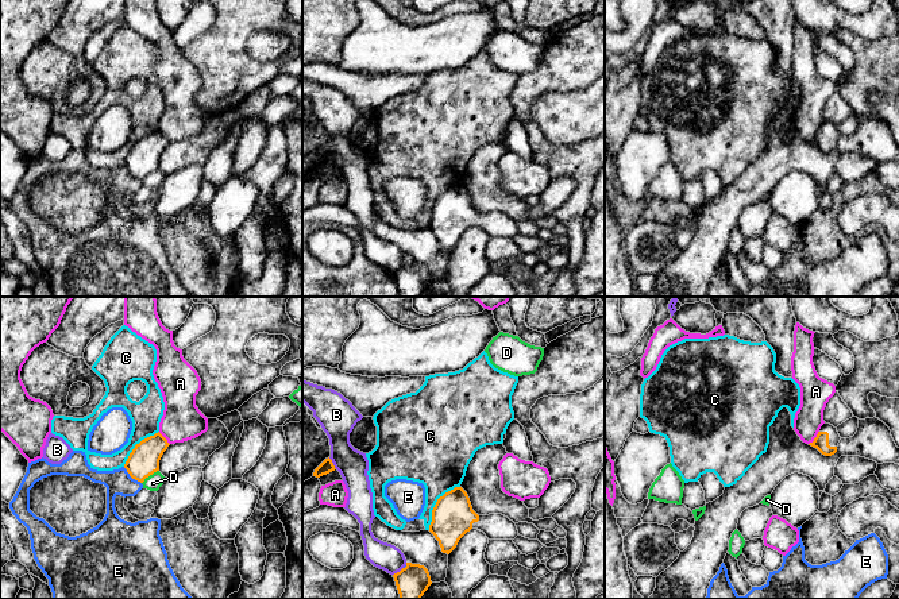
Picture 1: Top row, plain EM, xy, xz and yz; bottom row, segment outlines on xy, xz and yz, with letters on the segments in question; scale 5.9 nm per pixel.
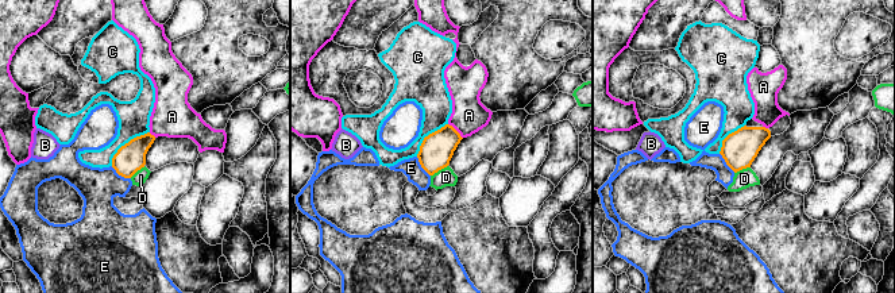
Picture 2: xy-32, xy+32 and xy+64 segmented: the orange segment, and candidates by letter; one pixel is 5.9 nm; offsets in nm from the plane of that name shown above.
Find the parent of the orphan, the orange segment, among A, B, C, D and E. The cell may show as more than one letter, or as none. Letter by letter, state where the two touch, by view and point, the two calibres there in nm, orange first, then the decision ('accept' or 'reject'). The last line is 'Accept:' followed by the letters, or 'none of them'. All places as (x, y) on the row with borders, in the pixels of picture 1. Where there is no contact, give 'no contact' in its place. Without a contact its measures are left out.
A: yz (815, 437) | 90/170 nm | reject
B: xz (332, 463) | 80/190 nm | reject
C: xz (436, 503) | 260/320 nm | reject
D: xy (149, 475) | 180/90 nm | reject
E: xy (131, 476) | 180/160 nm | reject
Accept: none of them

